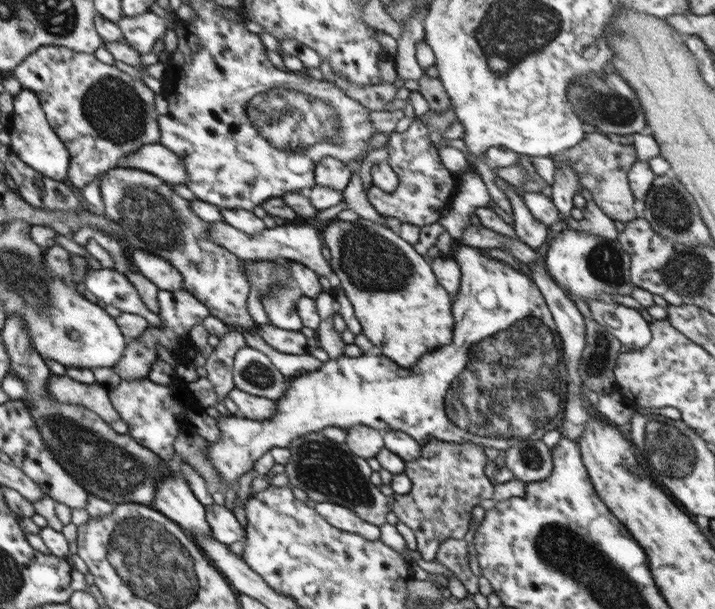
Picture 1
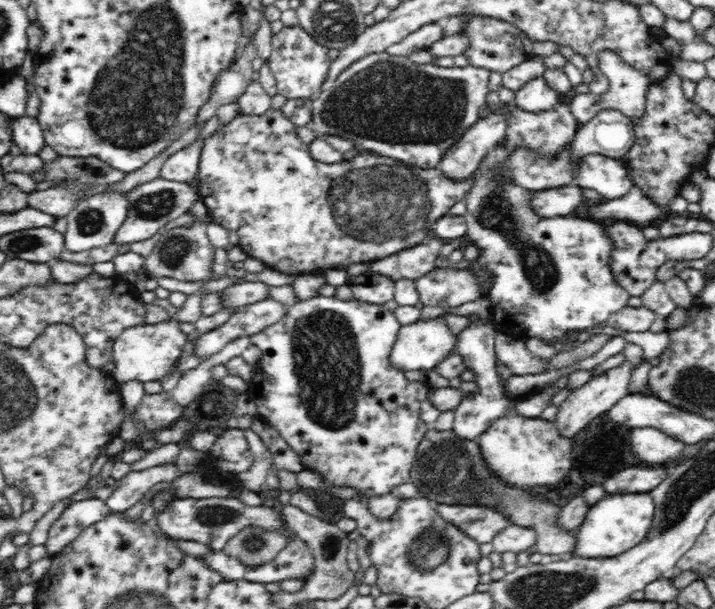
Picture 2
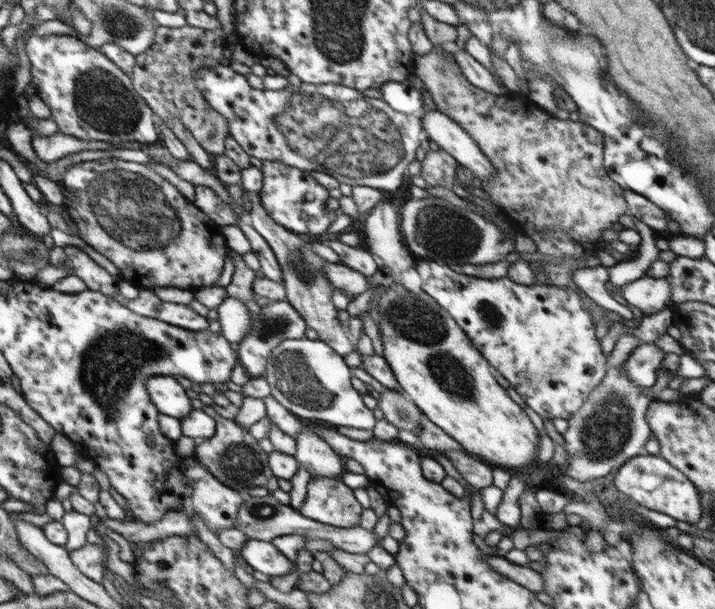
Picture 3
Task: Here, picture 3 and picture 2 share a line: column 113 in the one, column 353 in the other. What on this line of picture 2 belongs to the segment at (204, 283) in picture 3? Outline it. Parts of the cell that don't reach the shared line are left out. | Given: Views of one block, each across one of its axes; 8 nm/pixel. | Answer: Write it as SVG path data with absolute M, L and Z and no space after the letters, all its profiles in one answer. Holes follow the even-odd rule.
M270 107L264 114L261 115L247 115L239 113L230 124L222 125L218 128L218 132L212 134L212 138L204 140L204 148L202 148L202 156L198 165L197 174L197 192L199 198L210 210L210 216L214 222L222 225L226 230L236 230L239 236L238 245L250 257L257 258L270 268L285 272L286 274L294 274L301 279L302 274L320 274L318 270L328 267L345 268L349 264L356 262L370 262L373 260L380 260L381 258L390 256L395 252L416 246L424 243L426 238L431 238L432 228L434 223L446 216L448 209L462 201L465 192L469 189L470 179L450 180L443 176L442 171L436 169L422 169L417 166L402 163L392 158L382 156L370 156L370 154L360 154L352 160L343 160L340 163L326 164L324 162L317 162L310 154L308 144L304 144L296 134L295 124L286 116L280 109L272 109Z

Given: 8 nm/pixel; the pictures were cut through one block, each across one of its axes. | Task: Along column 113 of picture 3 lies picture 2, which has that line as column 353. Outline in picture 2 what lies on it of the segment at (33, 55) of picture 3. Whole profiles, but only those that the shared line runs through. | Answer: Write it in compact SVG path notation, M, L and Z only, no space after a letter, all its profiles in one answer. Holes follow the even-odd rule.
M387 51L365 55L350 63L337 78L322 88L318 100L313 98L309 127L320 139L329 134L344 138L361 151L380 154L422 169L436 169L464 132L478 119L480 108L486 103L490 72L474 66L440 68L433 64L416 64L408 58L390 55Z

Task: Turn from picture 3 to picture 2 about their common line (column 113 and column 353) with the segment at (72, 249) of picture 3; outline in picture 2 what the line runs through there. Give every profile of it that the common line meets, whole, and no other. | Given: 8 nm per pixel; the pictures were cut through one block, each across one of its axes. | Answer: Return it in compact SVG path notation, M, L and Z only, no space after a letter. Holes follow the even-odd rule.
M372 270L359 276L348 277L346 284L354 298L364 302L384 305L395 296L396 282L392 278Z

